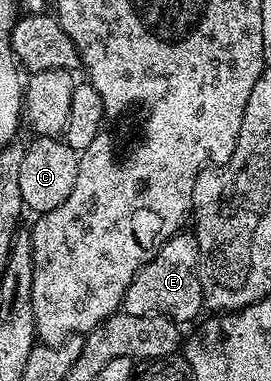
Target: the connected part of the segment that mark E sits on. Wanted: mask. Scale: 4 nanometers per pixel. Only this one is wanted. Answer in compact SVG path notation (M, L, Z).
M181 230L164 242L161 250L157 250L154 258L139 269L133 282L129 282L121 308L134 316L167 316L176 322L191 320L199 311L204 311L199 281L199 247L194 234Z

